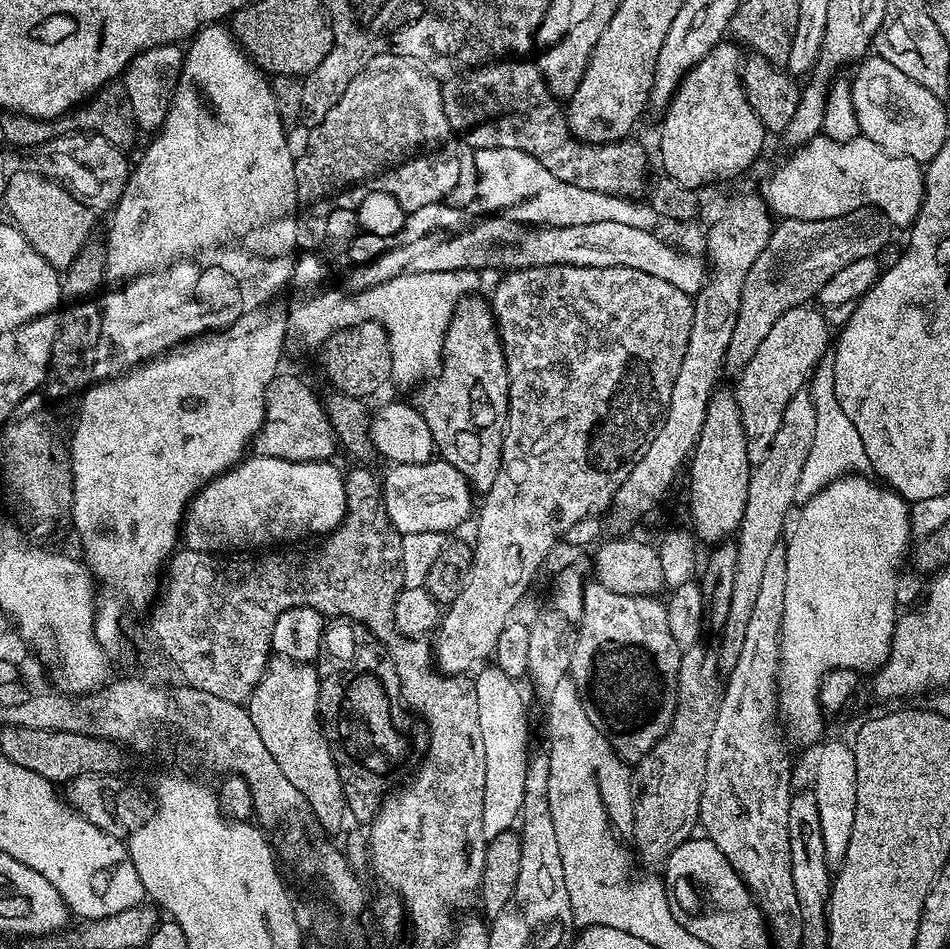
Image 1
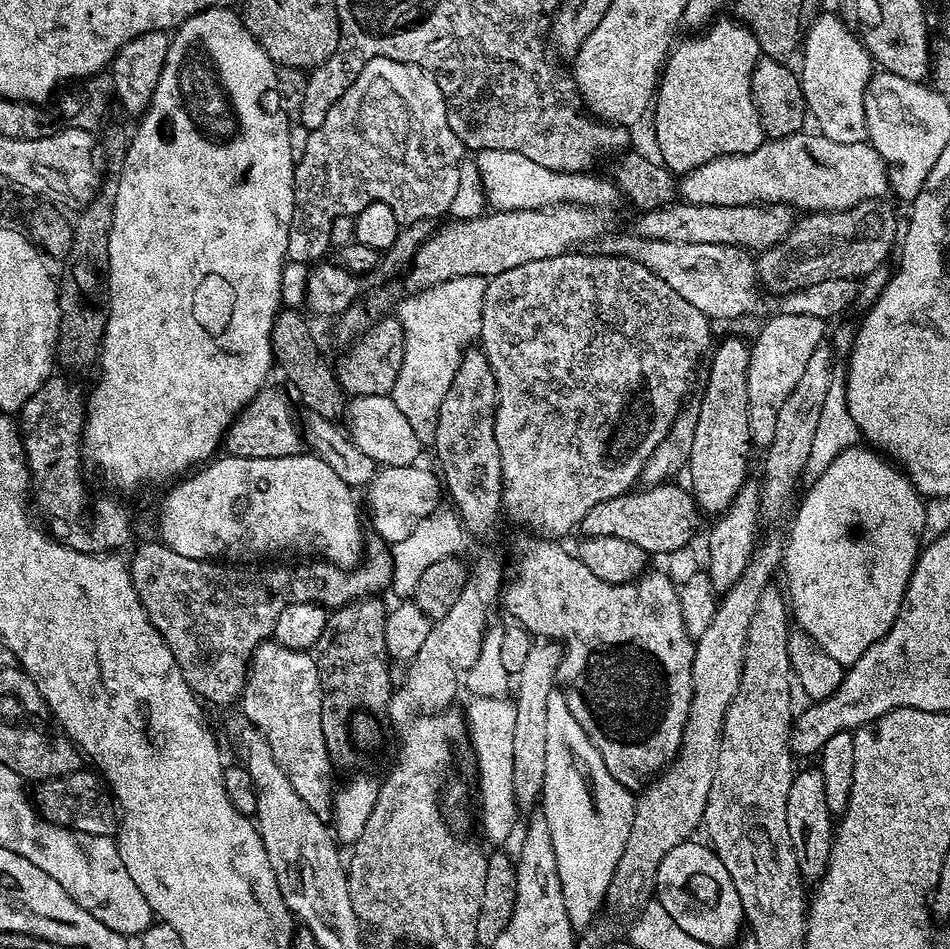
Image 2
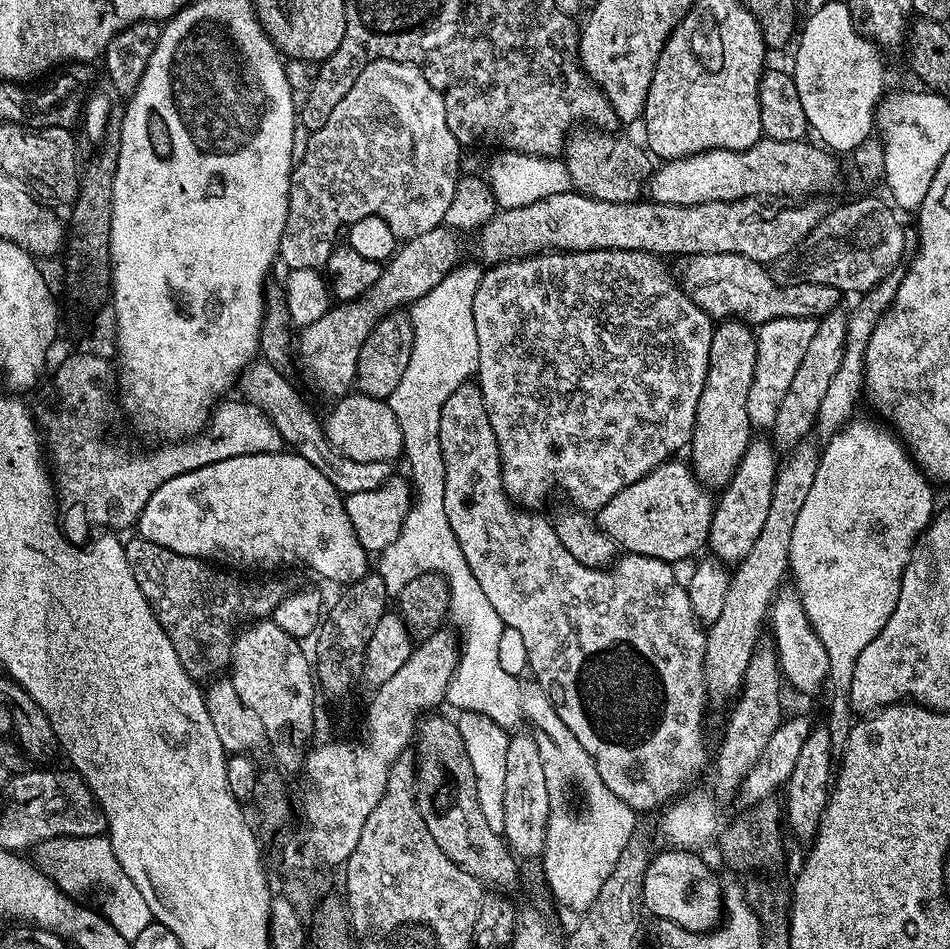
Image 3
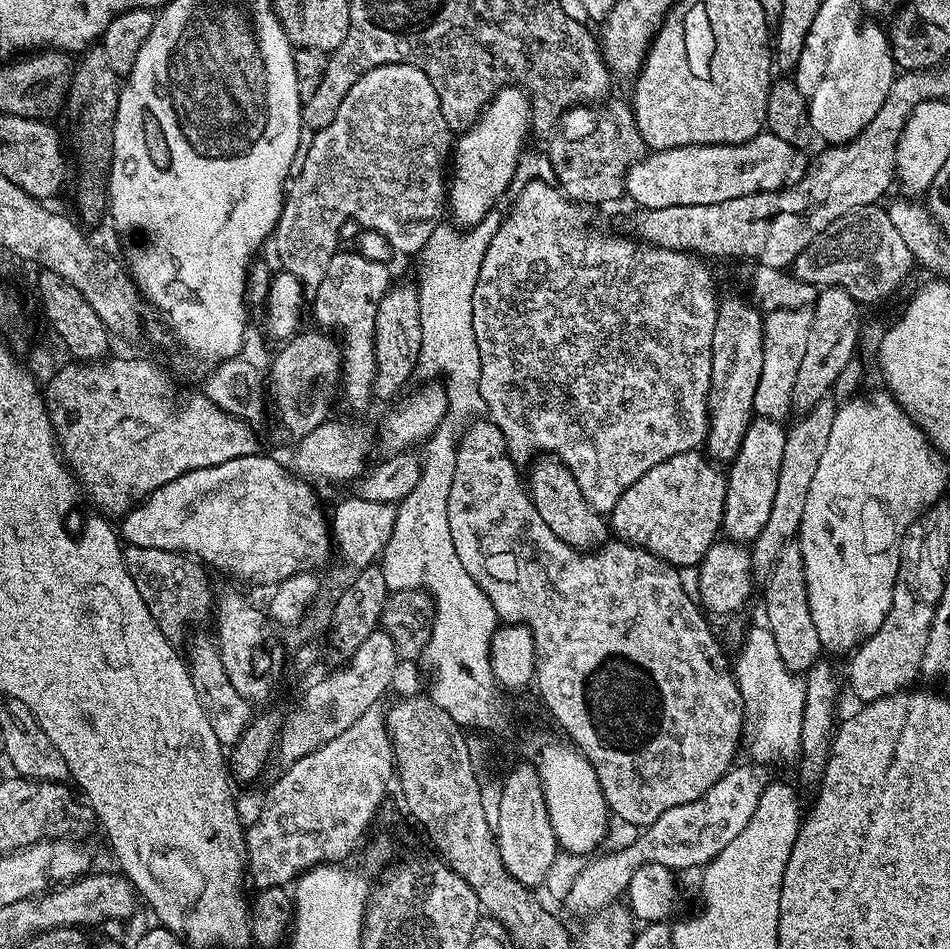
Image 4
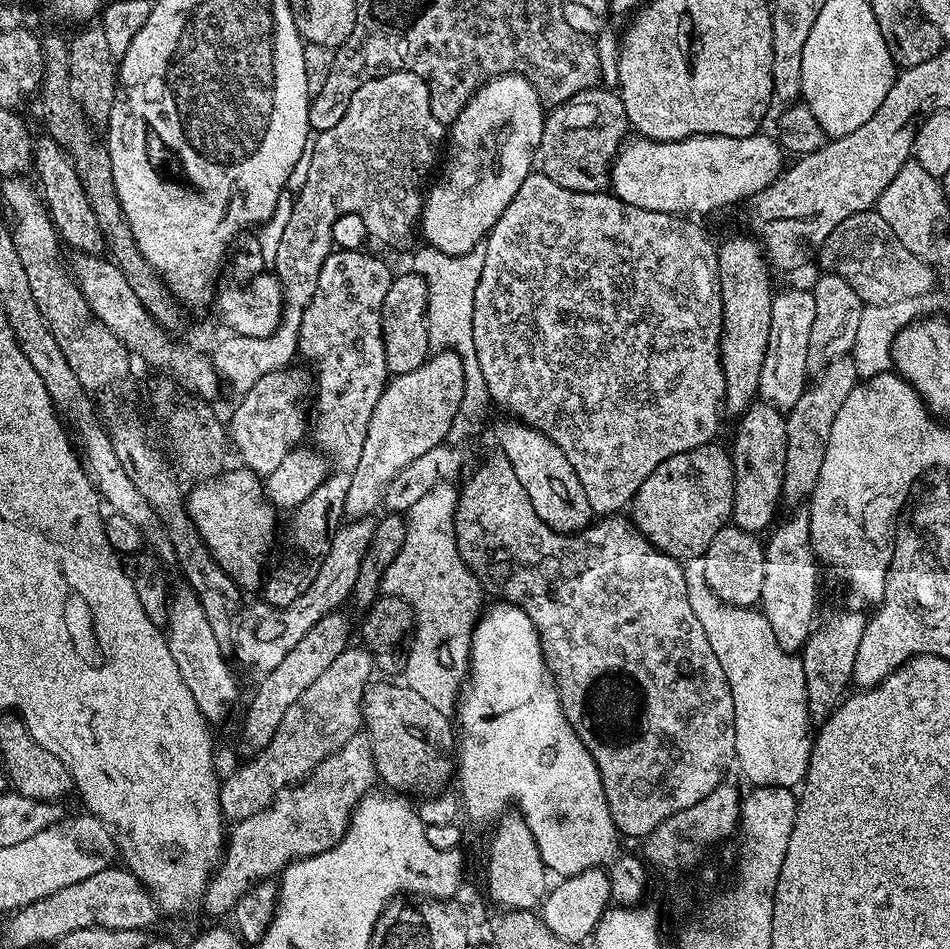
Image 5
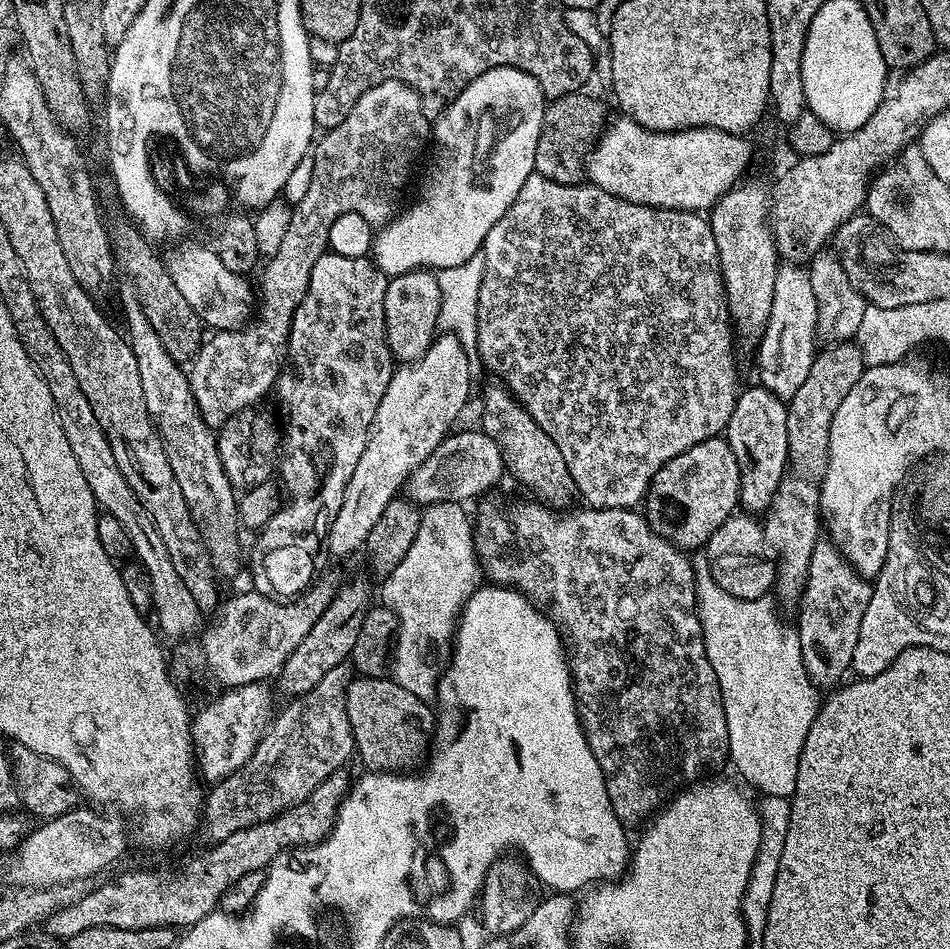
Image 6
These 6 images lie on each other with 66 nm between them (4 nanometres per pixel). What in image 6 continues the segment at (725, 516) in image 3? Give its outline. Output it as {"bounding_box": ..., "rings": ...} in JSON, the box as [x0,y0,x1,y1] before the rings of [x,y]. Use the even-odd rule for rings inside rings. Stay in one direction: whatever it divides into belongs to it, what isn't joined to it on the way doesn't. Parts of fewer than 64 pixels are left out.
{"bounding_box":[726,386,790,514],"rings":[[[763,386],[755,387],[745,387],[737,395],[734,414],[730,414],[726,429],[726,439],[730,450],[734,450],[734,458],[738,458],[739,507],[748,514],[763,514],[768,511],[770,502],[774,502],[774,494],[778,494],[778,486],[790,468],[786,438],[788,405]]]}

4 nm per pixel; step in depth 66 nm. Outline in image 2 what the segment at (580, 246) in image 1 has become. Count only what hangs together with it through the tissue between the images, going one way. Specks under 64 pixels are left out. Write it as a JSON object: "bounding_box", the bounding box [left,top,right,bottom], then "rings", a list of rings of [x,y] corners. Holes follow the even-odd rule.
{"bounding_box":[306,222,762,321],"rings":[[[428,222],[401,227],[394,246],[390,246],[388,251],[383,253],[380,265],[378,265],[373,272],[363,274],[348,272],[336,262],[332,262],[332,264],[328,264],[329,262],[317,262],[311,265],[308,287],[306,289],[307,307],[312,307],[320,316],[329,316],[329,318],[339,316],[340,313],[345,312],[351,304],[361,299],[361,297],[365,295],[366,290],[379,288],[381,284],[385,283],[386,278],[392,278],[392,275],[394,275],[396,271],[399,273],[405,266],[411,265],[412,257],[416,255],[420,245],[423,244],[429,236],[433,235],[434,228],[432,227],[433,225]],[[635,234],[607,236],[599,241],[599,255],[625,256],[627,260],[646,266],[646,270],[658,274],[674,294],[686,298],[694,310],[702,310],[709,321],[740,320],[743,316],[754,315],[760,304],[762,288],[756,274],[756,260],[745,249],[735,248],[732,244],[647,240]]]}

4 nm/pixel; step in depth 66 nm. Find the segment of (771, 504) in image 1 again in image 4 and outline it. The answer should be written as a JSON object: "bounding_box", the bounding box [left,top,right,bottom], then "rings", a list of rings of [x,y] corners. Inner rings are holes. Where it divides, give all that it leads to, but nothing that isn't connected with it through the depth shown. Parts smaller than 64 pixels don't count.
{"bounding_box":[792,288,862,413],"rings":[[[826,288],[817,295],[811,309],[810,335],[806,341],[806,355],[798,366],[798,375],[794,381],[792,407],[797,413],[808,412],[820,400],[833,391],[838,374],[857,355],[858,343],[862,335],[861,305],[846,290]]]}

